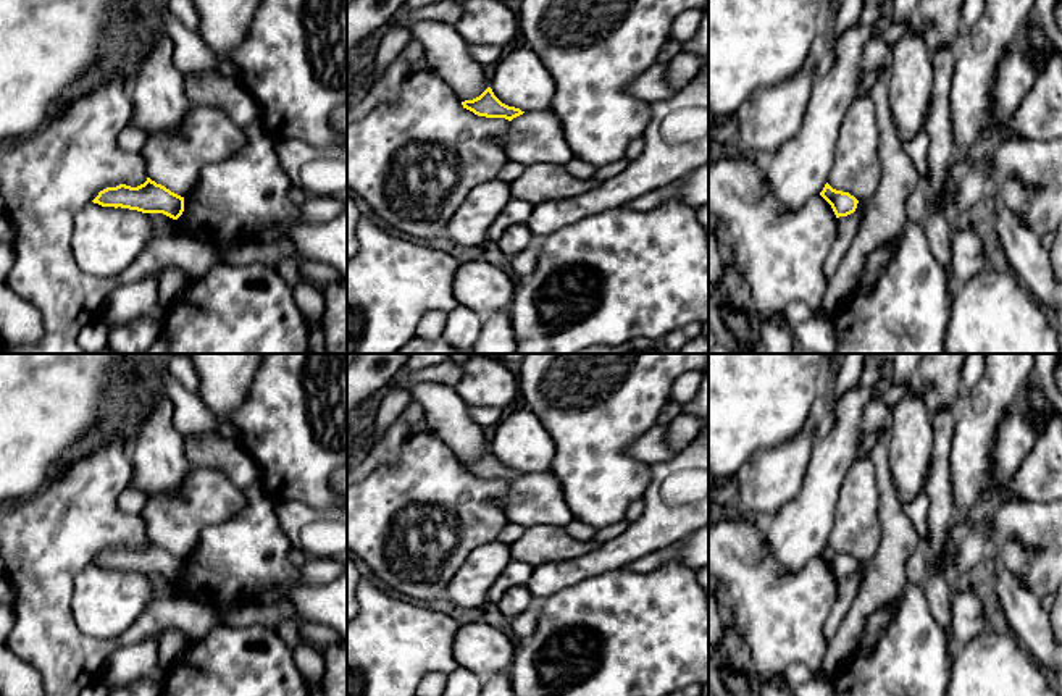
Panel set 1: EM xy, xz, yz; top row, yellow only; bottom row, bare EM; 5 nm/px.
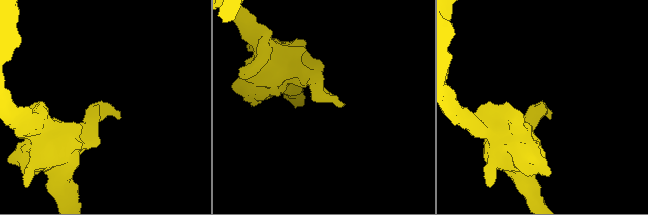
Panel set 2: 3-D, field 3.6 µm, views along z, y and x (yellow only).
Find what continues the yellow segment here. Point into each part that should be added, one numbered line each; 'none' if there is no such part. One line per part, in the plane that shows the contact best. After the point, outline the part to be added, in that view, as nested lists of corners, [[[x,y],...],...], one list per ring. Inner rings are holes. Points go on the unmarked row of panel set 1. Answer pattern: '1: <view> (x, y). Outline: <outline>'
none

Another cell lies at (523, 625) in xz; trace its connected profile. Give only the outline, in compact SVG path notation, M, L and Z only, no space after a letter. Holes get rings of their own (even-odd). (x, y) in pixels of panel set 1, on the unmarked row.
M534 599L525 612L512 620L512 635L518 644L526 641L534 633L539 620L539 609L541 601Z

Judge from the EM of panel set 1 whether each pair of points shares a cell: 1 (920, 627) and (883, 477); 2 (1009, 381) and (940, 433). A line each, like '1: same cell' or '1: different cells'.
1: different cells
2: different cells

